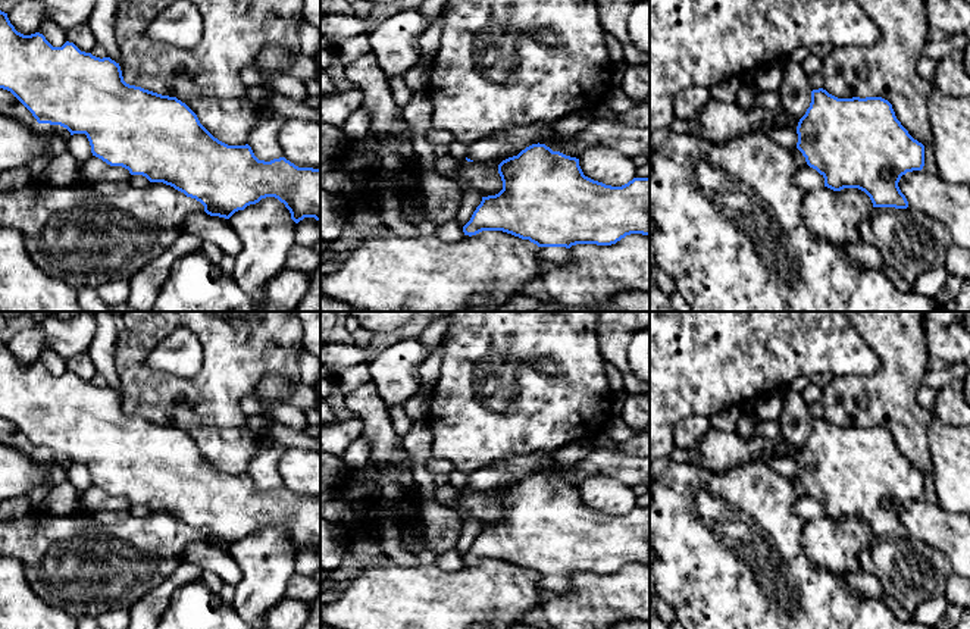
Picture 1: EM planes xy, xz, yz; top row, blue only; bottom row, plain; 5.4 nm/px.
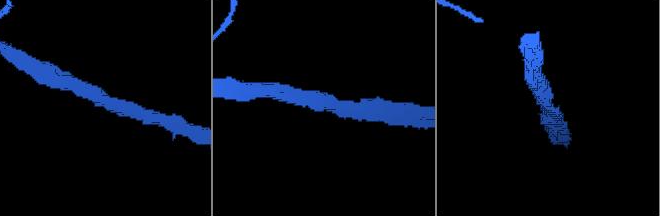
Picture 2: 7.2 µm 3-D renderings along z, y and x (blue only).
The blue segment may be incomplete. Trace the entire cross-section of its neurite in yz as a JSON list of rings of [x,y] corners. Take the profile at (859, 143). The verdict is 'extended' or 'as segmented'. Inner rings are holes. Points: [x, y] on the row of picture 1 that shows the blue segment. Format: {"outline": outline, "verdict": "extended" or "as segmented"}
{"outline": [[[823,88],[813,90],[810,107],[800,119],[797,134],[797,148],[807,165],[824,178],[824,187],[833,191],[858,188],[870,197],[873,207],[908,207],[898,182],[907,172],[923,169],[924,145],[901,125],[888,100],[838,98]]], "verdict": "as segmented"}

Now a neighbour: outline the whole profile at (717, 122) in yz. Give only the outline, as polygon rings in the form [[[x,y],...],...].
[[[710,98],[701,112],[688,122],[701,140],[711,144],[728,144],[754,132],[767,134],[773,128],[797,129],[800,119],[792,119],[779,109],[752,107],[744,110],[736,103]]]

